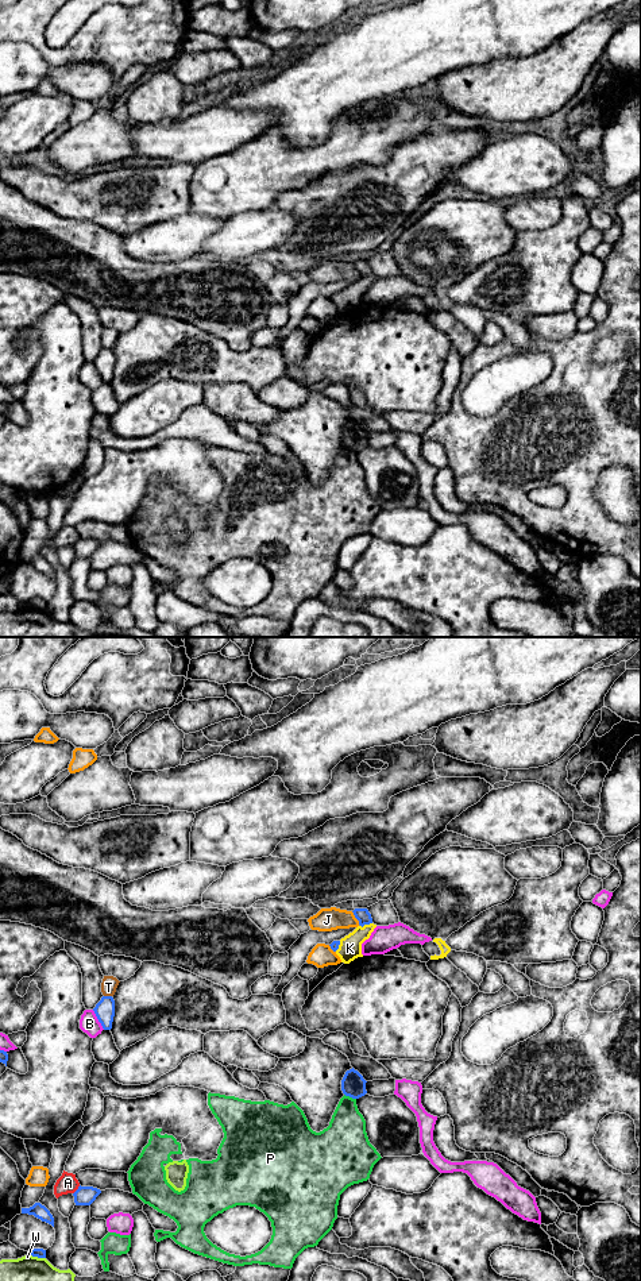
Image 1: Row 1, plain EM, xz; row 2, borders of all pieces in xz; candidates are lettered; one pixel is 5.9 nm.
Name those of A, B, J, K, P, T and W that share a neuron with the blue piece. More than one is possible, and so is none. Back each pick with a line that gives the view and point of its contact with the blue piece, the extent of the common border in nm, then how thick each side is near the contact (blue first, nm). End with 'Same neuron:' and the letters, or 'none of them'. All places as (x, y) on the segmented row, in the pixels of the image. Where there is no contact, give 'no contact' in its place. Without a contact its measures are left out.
K: xz (366, 923) | 80 nm | 80/140 nm
Same neuron: K

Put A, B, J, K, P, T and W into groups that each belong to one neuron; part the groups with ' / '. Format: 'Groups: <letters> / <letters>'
Groups: A / B / J / K / P / T / W

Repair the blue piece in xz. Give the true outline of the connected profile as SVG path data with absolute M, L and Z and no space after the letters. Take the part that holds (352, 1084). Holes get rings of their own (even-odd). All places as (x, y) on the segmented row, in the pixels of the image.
M352 1068L345 1072L341 1080L341 1091L345 1096L359 1099L367 1093L366 1083L363 1076Z

